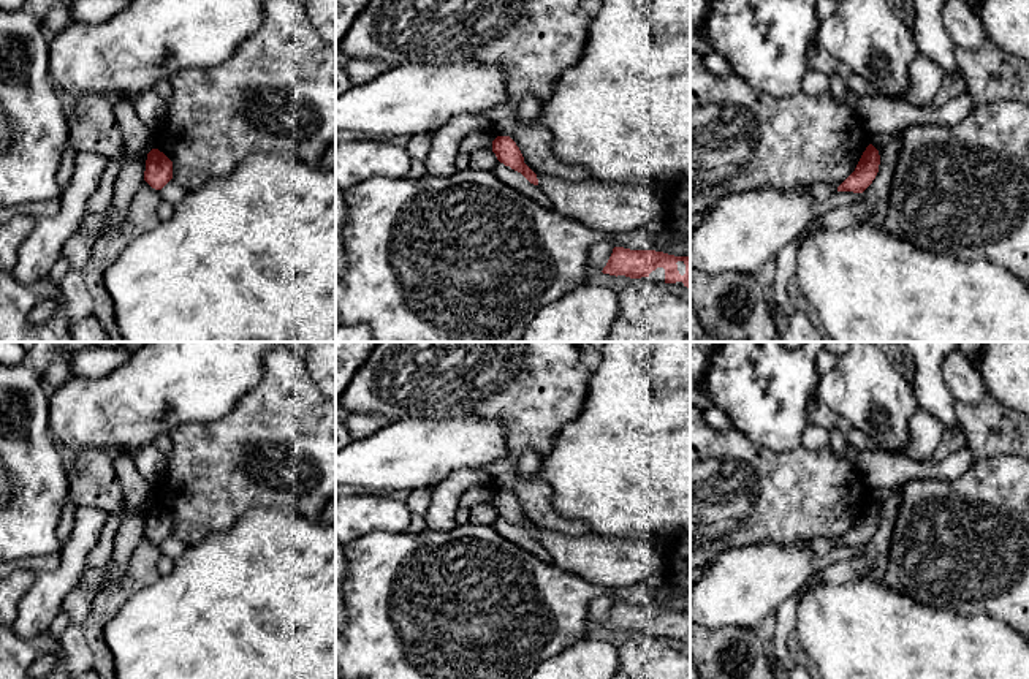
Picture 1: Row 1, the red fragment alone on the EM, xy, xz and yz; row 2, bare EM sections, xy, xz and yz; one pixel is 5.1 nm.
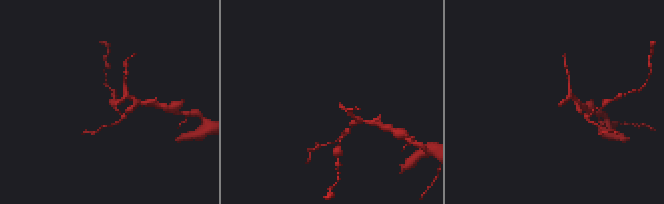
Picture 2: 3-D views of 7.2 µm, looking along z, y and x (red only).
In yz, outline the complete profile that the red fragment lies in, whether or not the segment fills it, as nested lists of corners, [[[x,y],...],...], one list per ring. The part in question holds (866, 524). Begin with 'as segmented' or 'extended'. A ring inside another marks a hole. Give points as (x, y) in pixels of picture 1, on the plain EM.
as segmented; [[[869,499],[863,506],[855,525],[837,541],[837,546],[863,548],[879,527],[879,505]]]

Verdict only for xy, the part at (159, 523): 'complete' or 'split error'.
complete

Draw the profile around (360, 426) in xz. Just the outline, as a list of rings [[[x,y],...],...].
[[[351,413],[345,419],[342,419],[353,440],[370,437],[380,429],[394,423],[394,419],[380,416],[380,415],[356,415]]]

